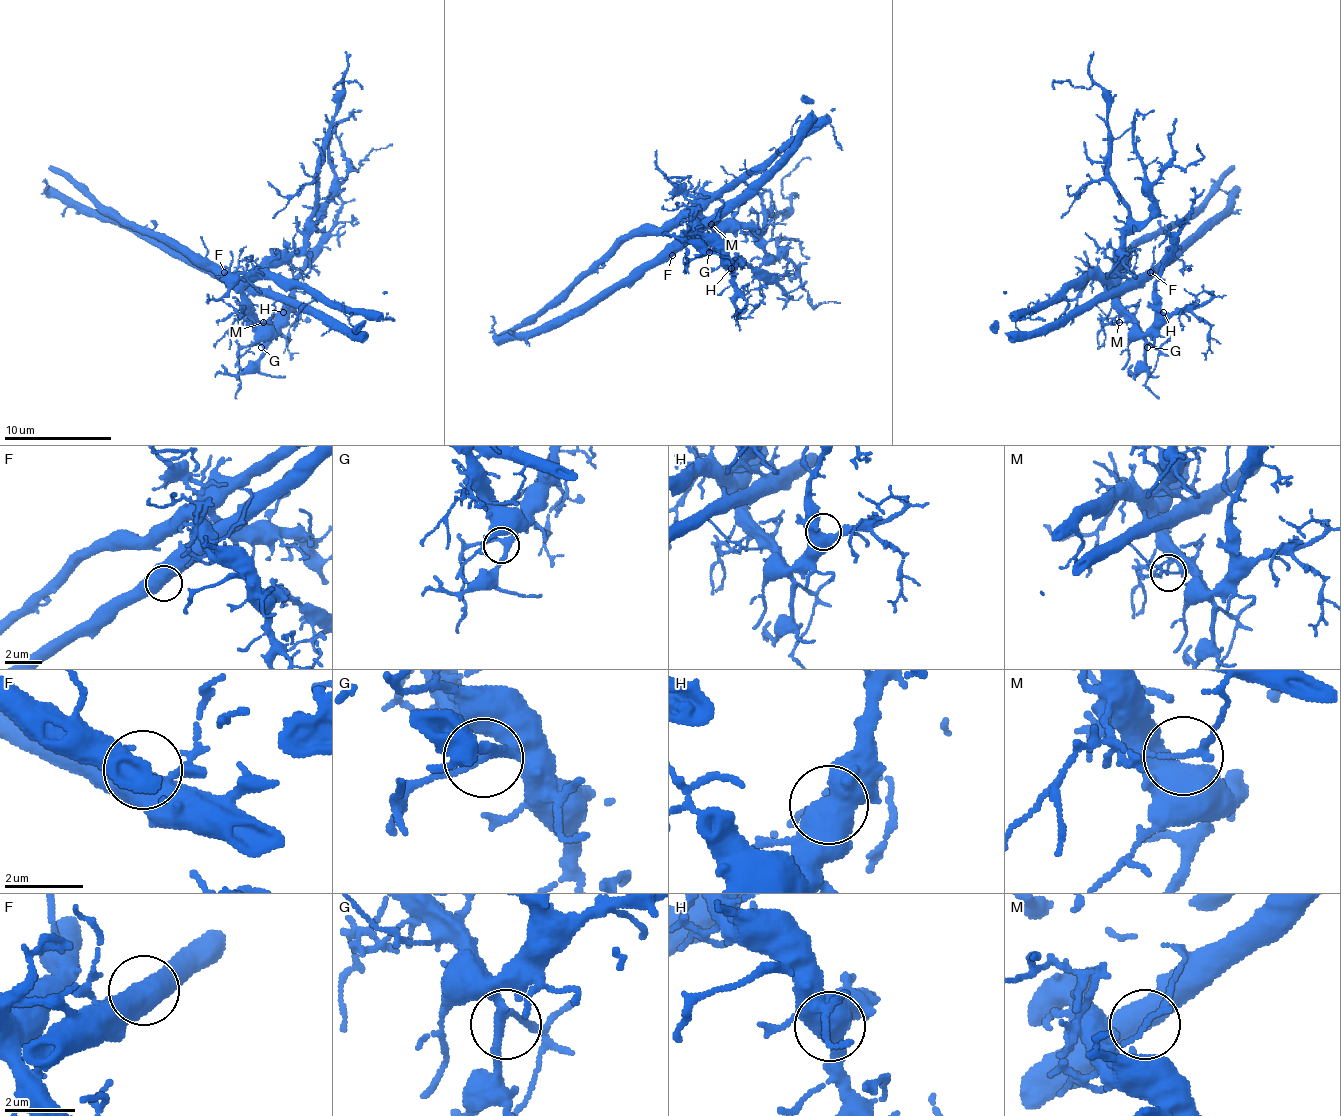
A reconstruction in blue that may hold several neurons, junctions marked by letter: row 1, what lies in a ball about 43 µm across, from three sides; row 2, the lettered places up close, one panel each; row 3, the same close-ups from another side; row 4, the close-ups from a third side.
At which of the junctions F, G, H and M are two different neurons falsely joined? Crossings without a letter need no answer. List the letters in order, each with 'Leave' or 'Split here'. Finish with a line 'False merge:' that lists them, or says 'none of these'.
F: Leave
G: Leave
H: Leave
M: Split here
False merge: M

